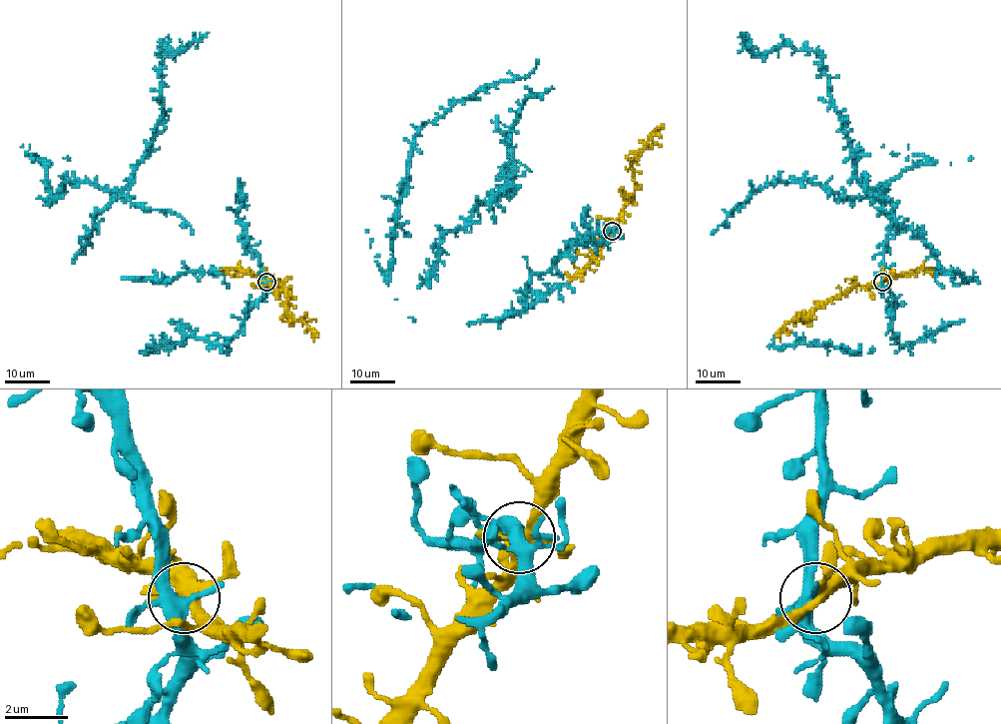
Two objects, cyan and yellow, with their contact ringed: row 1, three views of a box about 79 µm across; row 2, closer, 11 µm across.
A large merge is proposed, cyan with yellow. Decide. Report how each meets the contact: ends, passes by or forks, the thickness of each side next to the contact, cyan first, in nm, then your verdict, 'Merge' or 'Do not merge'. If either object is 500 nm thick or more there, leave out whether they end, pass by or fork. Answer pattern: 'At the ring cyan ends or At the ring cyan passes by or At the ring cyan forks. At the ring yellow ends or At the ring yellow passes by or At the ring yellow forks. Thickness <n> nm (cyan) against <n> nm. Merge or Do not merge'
At the ring cyan forks. At the ring yellow forks. Thickness 340 nm (cyan) against 320 nm. Merge

